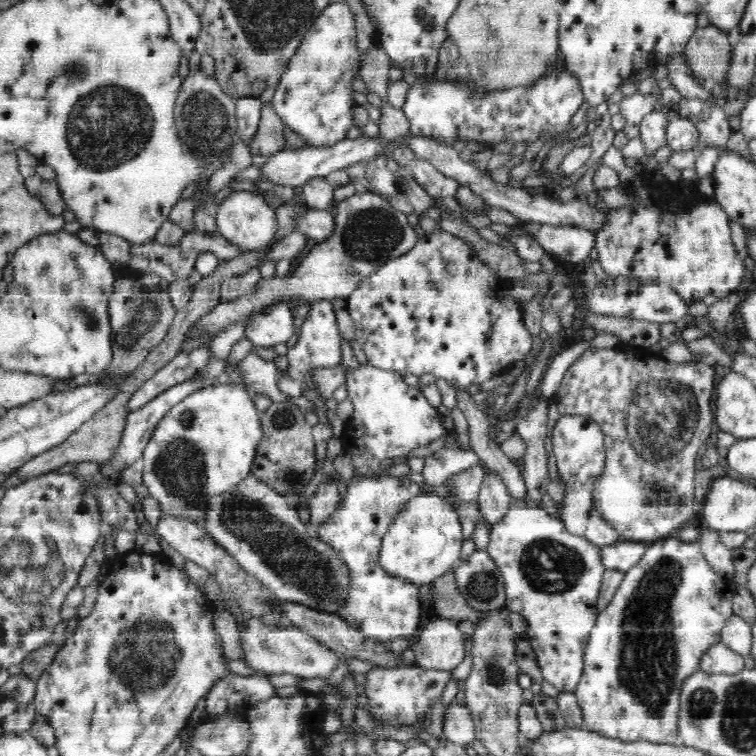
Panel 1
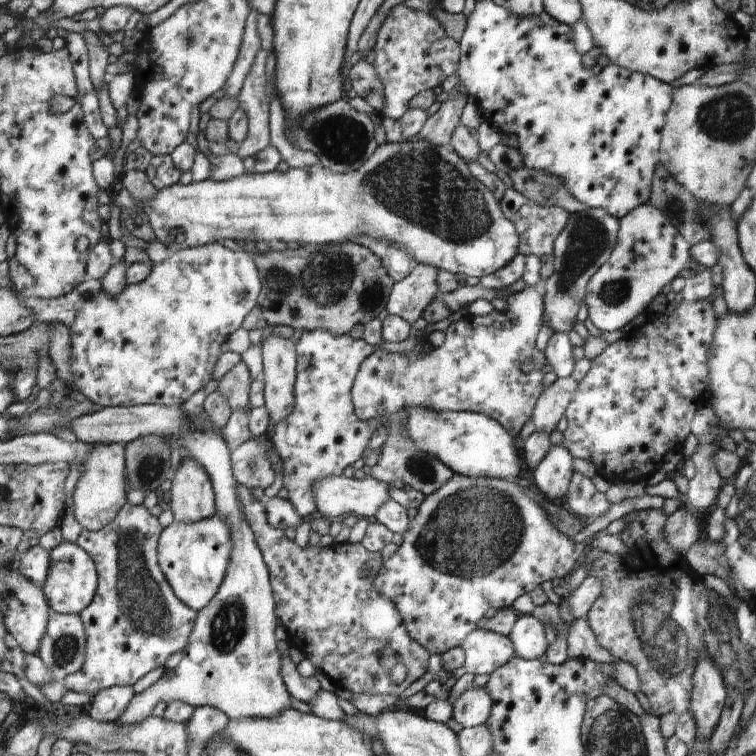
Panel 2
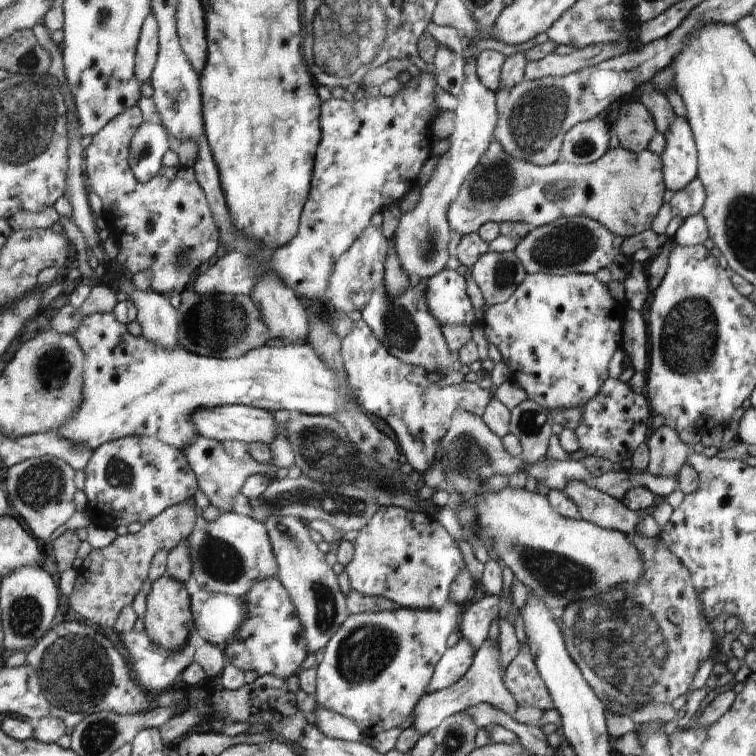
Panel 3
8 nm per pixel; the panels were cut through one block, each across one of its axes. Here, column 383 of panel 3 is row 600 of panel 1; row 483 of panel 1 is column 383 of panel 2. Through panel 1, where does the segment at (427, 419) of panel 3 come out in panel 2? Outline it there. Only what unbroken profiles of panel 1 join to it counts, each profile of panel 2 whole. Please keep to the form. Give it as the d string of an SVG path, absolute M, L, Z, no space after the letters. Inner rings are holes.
M526 285L524 290L511 293L506 299L506 311L494 309L485 317L472 314L454 321L445 331L445 342L438 347L430 347L423 354L414 355L417 350L394 354L380 348L374 352L374 358L366 362L366 370L362 370L362 378L358 378L358 390L354 390L354 402L358 402L358 414L366 420L378 416L390 418L400 408L426 408L434 411L470 411L485 414L501 422L511 435L518 436L522 426L530 420L536 400L542 394L542 366L544 352L536 347L536 334L542 328L545 310L544 298L534 287ZM532 360L534 368L528 374L522 372L522 362Z

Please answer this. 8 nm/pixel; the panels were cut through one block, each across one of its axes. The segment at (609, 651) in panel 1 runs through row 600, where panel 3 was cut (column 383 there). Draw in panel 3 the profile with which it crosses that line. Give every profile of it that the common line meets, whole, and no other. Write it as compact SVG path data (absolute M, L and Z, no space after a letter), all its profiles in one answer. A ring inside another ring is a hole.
M450 600L435 609L394 607L392 610L352 613L333 634L325 646L321 665L317 670L315 700L318 708L328 709L355 722L364 731L376 728L380 716L380 730L400 728L413 714L418 700L427 692L437 662L446 652L446 640L456 630L460 606Z

